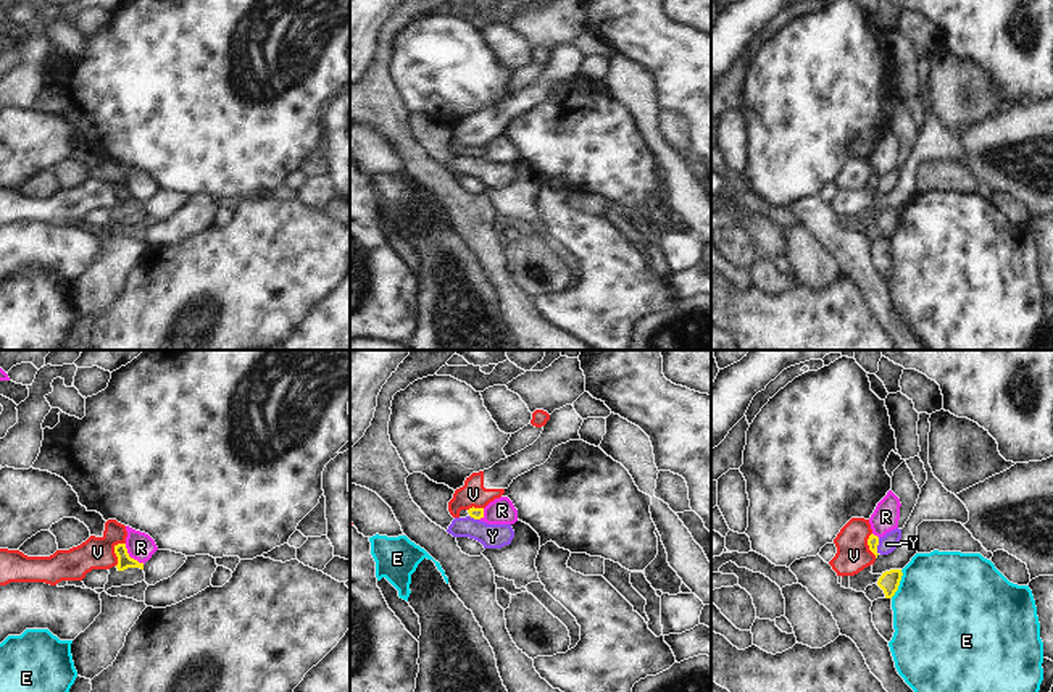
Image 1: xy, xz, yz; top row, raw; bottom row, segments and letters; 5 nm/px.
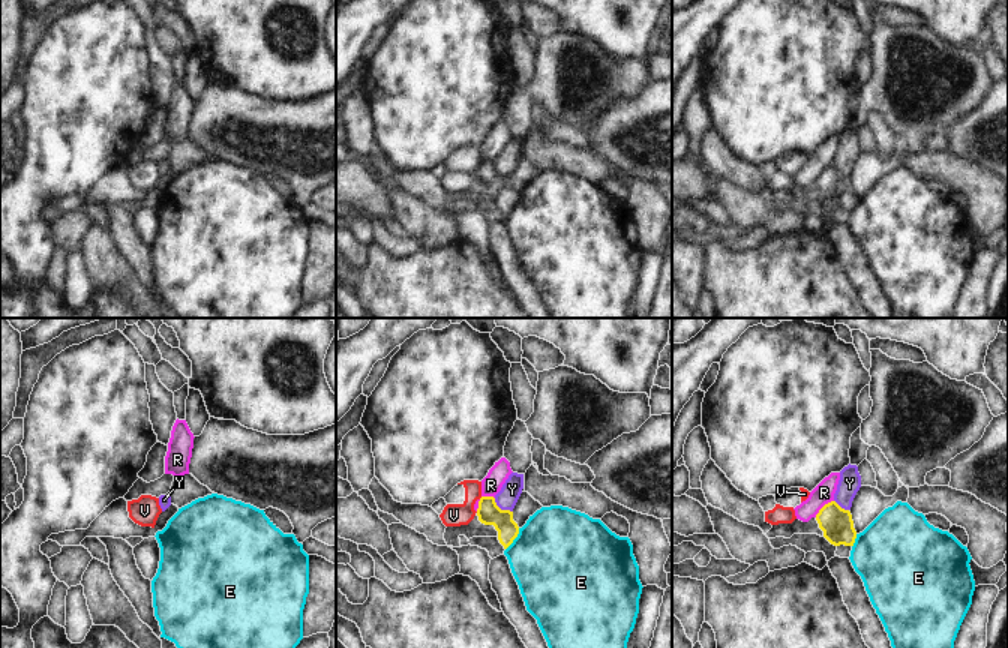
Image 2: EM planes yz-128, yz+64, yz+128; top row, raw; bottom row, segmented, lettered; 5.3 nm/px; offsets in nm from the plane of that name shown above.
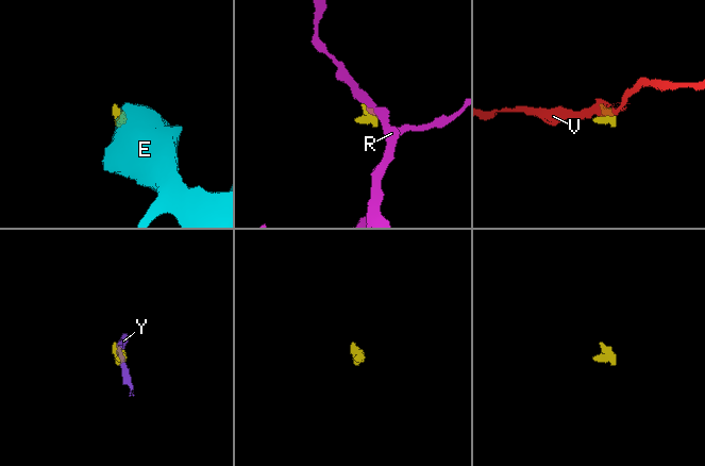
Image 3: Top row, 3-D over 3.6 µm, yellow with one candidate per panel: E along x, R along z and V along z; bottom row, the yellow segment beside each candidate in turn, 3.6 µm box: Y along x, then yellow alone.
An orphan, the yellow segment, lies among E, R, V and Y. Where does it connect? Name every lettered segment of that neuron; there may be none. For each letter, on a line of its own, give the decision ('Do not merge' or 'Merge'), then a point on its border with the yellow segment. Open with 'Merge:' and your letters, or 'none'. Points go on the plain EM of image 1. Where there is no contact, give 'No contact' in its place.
Merge: none
E: Do not merge. Touches yellow at yz (899, 223)
R: Do not merge. Touches yellow at xy (129, 195)
V: Do not merge. Touches yellow at xy (115, 191)
Y: Do not merge. Touches yellow at yz (878, 183).

